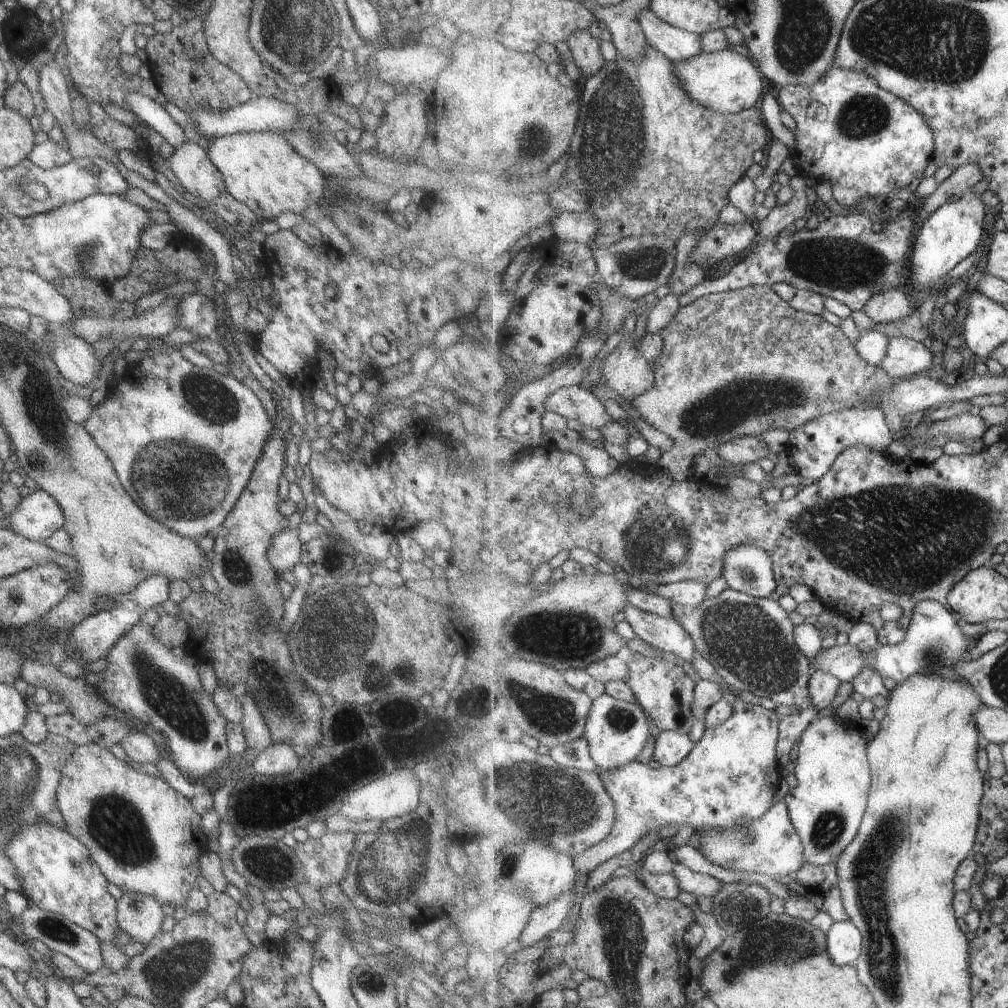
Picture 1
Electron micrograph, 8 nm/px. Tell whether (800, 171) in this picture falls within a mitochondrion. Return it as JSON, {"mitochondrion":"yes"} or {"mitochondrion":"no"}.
{"mitochondrion":"no"}

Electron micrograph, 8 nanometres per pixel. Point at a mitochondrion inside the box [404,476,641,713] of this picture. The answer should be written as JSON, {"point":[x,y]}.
{"point":[570,637]}

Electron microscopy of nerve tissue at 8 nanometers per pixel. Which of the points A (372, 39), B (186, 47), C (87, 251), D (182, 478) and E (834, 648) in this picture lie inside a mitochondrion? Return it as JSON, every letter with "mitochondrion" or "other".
{"A":"other","B":"mitochondrion","C":"mitochondrion","D":"mitochondrion","E":"other"}

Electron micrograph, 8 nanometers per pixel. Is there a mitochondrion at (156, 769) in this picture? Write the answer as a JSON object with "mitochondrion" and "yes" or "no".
{"mitochondrion":"no"}

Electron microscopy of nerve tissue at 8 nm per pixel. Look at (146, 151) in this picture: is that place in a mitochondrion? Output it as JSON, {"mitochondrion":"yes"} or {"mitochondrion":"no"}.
{"mitochondrion":"no"}

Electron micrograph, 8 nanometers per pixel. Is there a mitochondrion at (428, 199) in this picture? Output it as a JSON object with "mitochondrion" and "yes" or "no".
{"mitochondrion":"no"}

